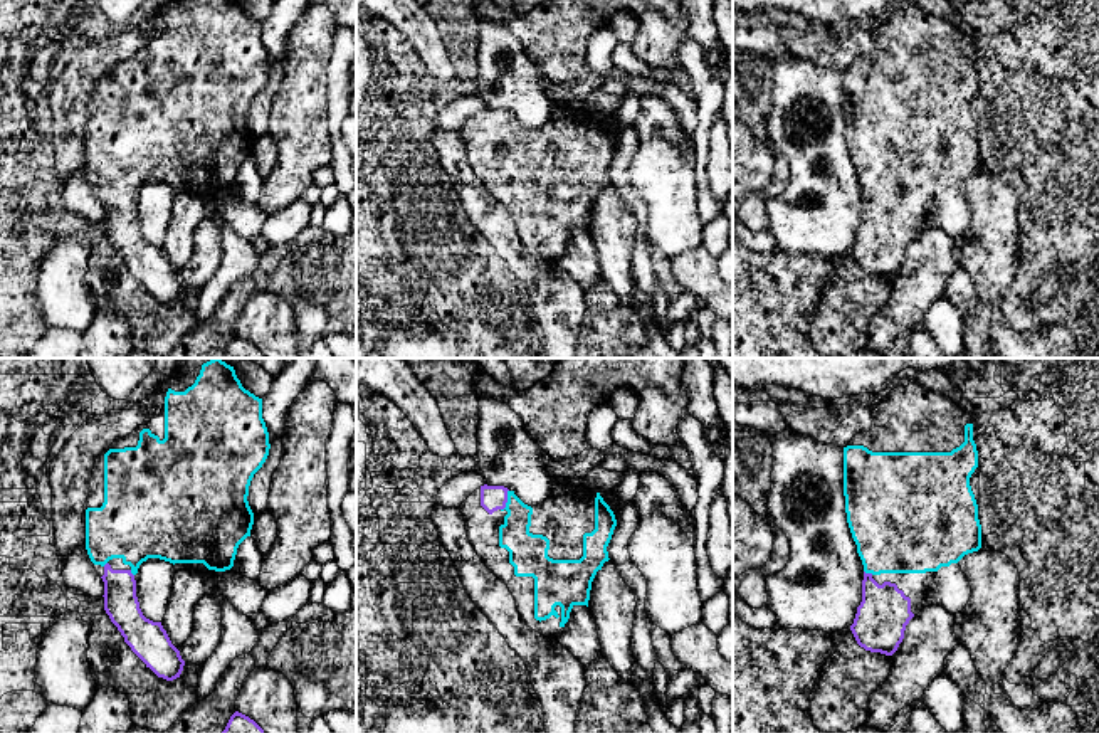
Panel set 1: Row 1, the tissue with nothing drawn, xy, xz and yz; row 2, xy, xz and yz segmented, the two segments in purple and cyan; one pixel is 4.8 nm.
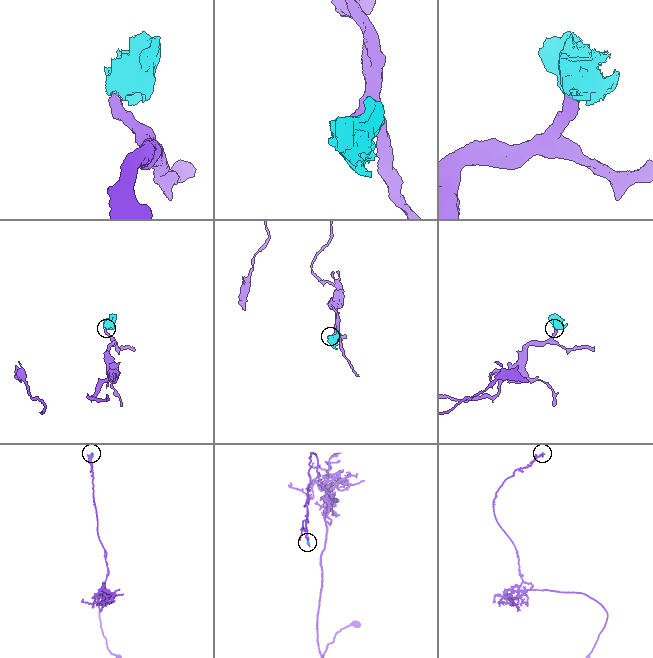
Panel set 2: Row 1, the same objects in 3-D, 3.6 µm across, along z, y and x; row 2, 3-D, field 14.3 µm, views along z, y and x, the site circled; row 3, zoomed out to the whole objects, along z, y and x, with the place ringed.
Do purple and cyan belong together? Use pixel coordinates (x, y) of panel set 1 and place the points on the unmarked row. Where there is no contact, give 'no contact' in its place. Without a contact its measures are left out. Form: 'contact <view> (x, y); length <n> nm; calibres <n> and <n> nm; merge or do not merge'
contact xz (506, 123); length 110 nm; calibres 120 and 160 nm; merge

